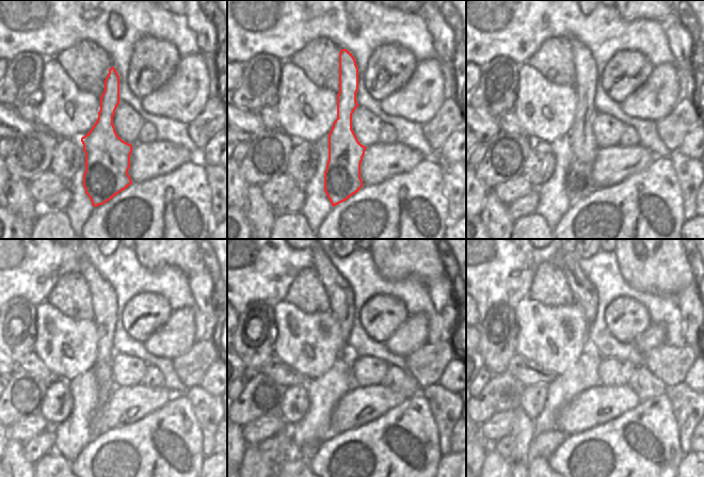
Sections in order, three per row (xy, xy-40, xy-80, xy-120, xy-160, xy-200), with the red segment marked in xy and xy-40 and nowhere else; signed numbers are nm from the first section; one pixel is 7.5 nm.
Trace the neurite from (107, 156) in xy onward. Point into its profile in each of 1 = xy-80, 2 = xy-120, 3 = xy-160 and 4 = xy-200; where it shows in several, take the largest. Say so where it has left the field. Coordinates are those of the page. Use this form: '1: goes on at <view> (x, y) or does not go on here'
1: goes on at xy-80 (579, 184)
2: goes on at xy-120 (104, 298)
3: goes on at xy-160 (340, 295)
4: goes on at xy-200 (585, 296)

